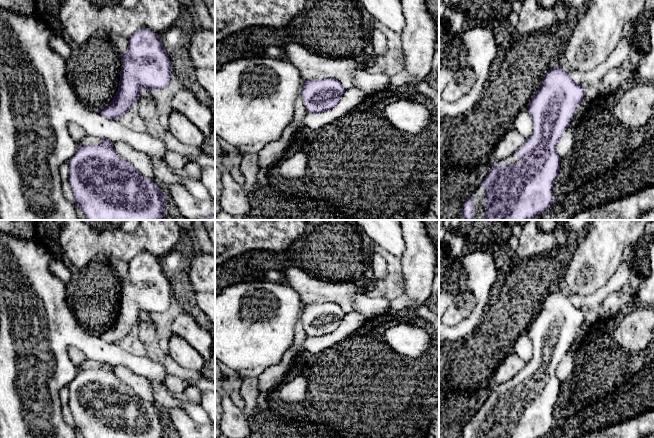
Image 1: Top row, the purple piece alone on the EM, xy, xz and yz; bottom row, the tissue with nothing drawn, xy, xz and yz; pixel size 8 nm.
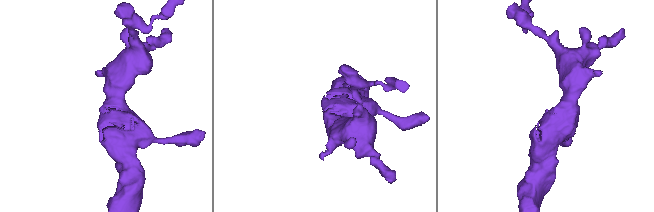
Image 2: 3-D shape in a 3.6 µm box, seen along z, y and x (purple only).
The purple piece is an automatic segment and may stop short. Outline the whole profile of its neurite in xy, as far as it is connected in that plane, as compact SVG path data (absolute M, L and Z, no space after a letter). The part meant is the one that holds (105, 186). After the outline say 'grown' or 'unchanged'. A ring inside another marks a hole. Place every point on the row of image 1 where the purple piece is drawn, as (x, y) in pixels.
M103 139L99 144L79 146L67 162L70 167L69 184L73 201L88 220L161 220L165 212L165 194L152 181L141 175L128 161L121 158L112 146L113 141Z; unchanged

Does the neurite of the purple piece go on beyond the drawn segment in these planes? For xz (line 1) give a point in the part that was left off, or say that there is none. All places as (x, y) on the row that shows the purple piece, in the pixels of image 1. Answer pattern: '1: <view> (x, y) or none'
1: none

